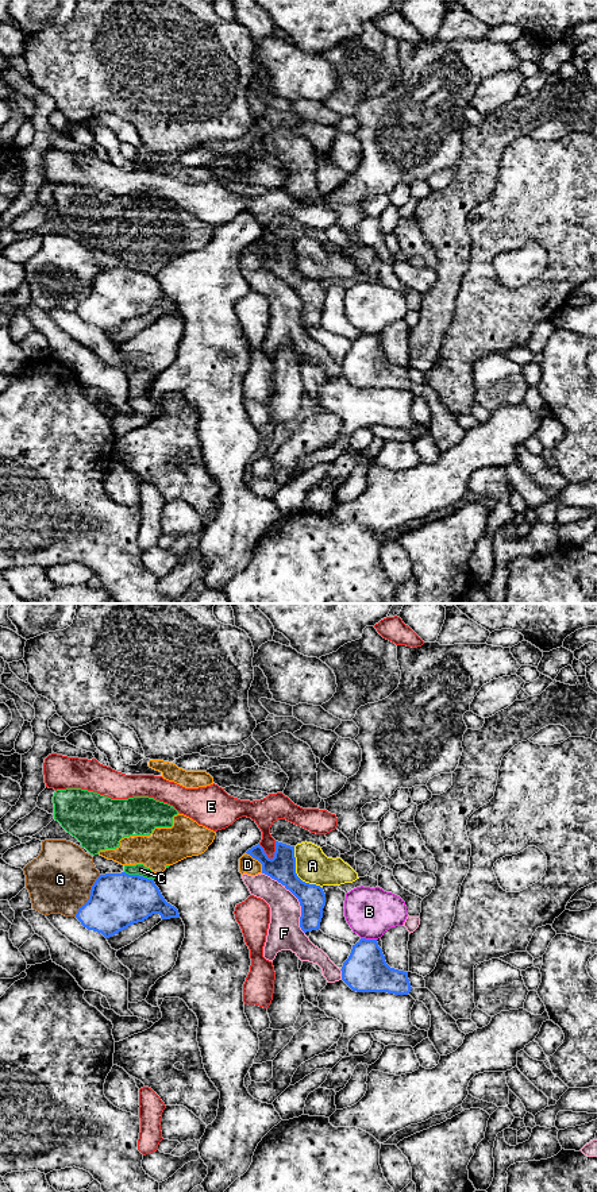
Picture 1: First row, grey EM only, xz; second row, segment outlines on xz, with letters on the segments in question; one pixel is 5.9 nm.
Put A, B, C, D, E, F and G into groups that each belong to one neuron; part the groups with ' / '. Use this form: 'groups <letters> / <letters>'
groups A / B / C D F / E / G

